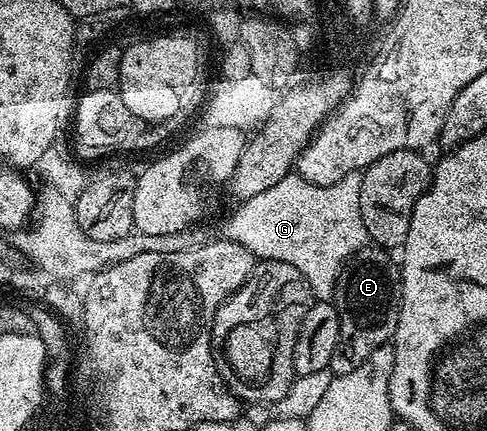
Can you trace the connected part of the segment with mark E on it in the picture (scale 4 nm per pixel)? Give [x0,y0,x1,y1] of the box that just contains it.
[329,247,402,375]

